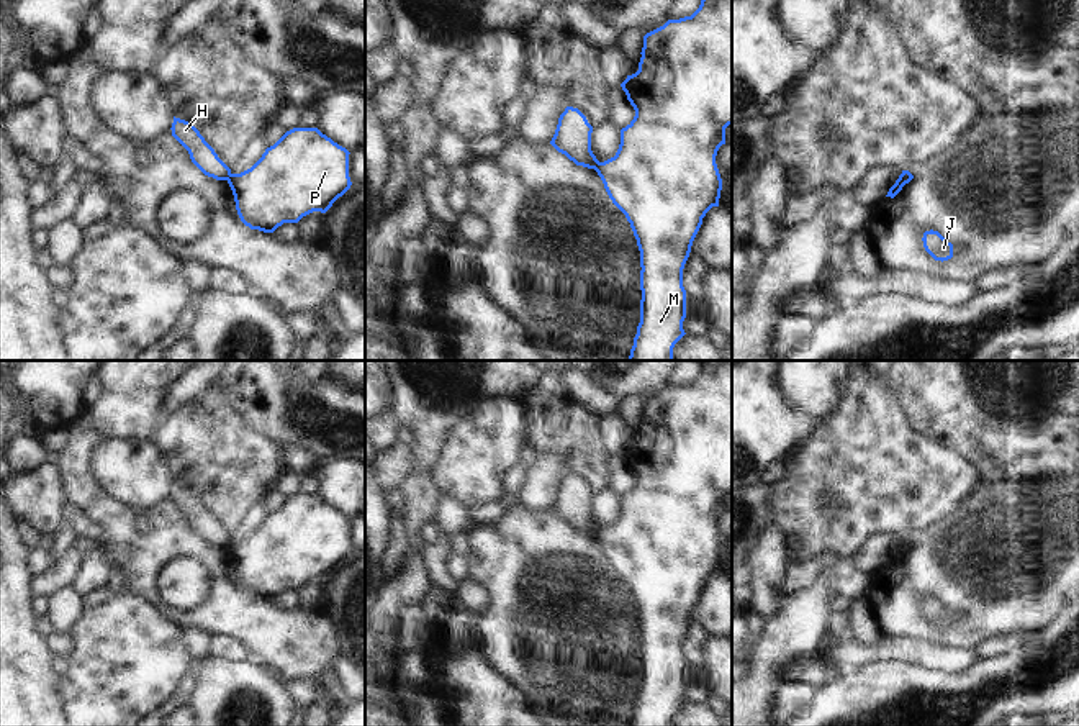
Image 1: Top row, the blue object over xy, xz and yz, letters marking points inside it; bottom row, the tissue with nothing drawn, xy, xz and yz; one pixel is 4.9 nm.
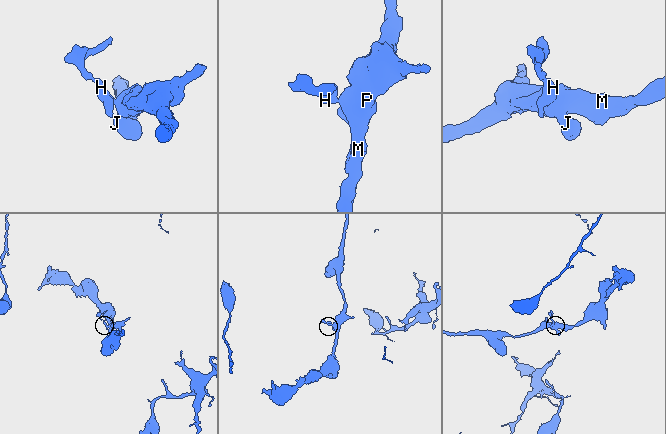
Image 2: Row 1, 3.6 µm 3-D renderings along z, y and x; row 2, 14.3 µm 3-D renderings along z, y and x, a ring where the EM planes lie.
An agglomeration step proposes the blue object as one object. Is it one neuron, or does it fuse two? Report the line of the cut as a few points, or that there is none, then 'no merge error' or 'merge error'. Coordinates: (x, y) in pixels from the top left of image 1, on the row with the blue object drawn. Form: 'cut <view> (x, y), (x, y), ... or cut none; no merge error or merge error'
cut xz (598, 161), (593, 167); merge error

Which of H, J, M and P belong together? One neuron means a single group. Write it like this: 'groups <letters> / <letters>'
groups H / J M P

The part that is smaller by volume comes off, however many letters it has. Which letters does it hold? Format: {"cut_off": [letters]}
{"cut_off": ["H"]}

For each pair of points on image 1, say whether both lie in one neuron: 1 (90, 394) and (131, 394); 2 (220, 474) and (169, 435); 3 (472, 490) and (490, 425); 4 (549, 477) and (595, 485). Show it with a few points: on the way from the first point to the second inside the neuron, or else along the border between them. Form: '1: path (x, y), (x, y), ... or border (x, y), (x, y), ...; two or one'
1: border (97, 377), (99, 395), (87, 408); two
2: path (207, 461), (182, 438); one
3: path (472, 474), (472, 462), (487, 441); one
4: border (537, 454), (552, 454), (567, 472); two

